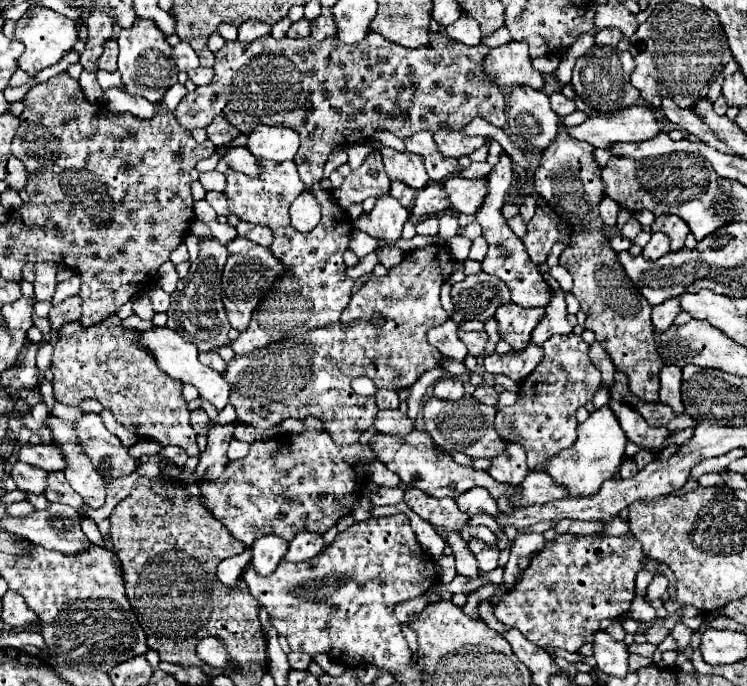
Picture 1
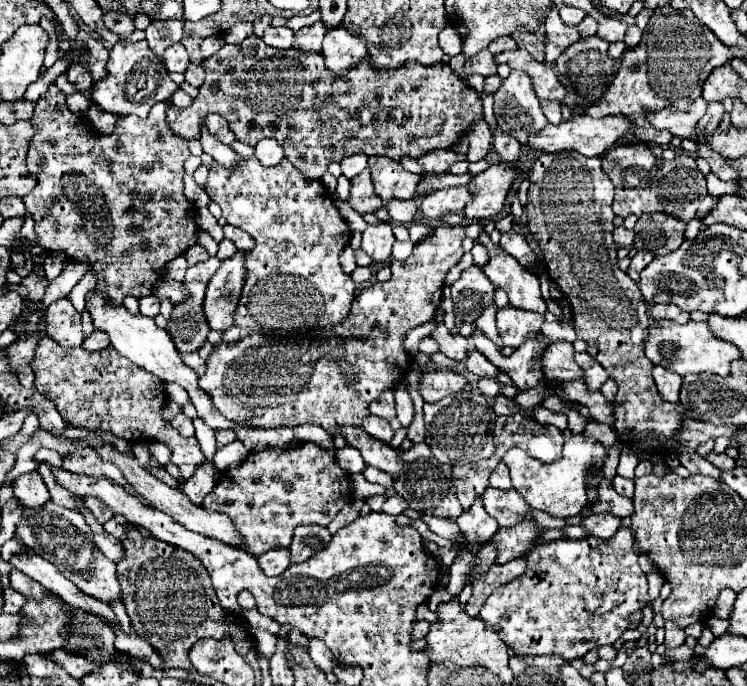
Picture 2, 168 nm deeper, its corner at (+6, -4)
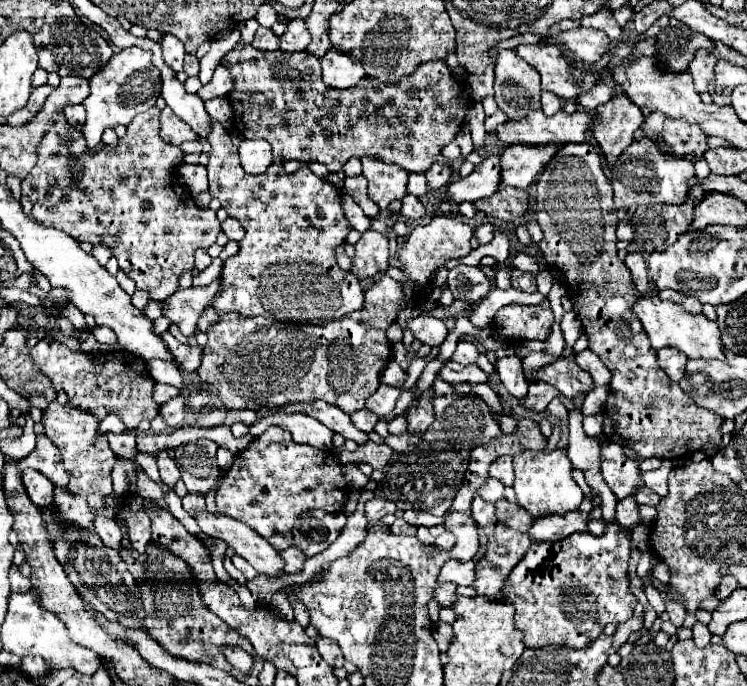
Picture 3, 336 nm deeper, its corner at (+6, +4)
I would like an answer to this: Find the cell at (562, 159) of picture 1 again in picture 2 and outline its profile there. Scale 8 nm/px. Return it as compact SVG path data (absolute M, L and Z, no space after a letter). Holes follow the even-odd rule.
M570 153L572 159L536 159L530 171L530 189L528 189L528 229L538 241L538 247L546 261L548 277L560 287L562 295L570 303L574 317L574 329L580 339L586 341L586 353L598 359L598 363L608 371L608 375L618 383L616 403L614 403L614 431L618 441L636 443L648 435L658 435L672 439L680 429L686 415L686 409L680 403L668 403L658 395L656 383L652 379L650 361L644 357L642 341L648 329L646 303L640 293L640 287L630 281L630 277L618 267L618 245L612 239L612 197L614 185L608 175L602 171L602 161L598 157L586 159L580 153Z

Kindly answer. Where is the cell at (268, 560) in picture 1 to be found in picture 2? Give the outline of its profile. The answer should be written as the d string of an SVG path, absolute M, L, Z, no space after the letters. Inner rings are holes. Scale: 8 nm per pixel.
M270 549L258 557L258 563L268 577L278 577L290 567L290 553L288 549Z

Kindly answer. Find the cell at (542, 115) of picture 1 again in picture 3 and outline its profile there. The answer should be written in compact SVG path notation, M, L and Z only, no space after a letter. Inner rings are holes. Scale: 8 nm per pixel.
M500 51L494 91L494 99L508 119L526 117L526 113L540 109L538 71L514 51Z

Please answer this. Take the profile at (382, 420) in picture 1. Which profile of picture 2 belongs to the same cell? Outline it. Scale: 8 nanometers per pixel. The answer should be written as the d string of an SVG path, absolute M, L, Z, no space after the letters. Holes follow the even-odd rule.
M368 415L368 417L364 419L362 427L364 427L364 431L366 431L370 437L380 439L380 441L384 441L384 443L388 443L388 441L392 439L392 435L394 435L394 431L392 431L392 427L388 425L388 421L384 421L384 419L376 417L376 415Z

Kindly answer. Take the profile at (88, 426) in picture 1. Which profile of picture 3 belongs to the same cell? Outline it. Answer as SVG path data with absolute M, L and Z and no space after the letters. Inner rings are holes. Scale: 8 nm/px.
M204 509L202 513L194 513L194 519L206 535L224 541L258 573L278 575L284 571L284 563L278 551L272 545L268 545L254 529L242 525L242 521L234 521L232 517L220 513L210 513L208 509Z

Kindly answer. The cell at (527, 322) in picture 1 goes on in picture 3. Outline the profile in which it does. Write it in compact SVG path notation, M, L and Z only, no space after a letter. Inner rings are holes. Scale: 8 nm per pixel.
M504 305L494 317L494 327L508 339L540 339L544 341L554 315L540 305Z

